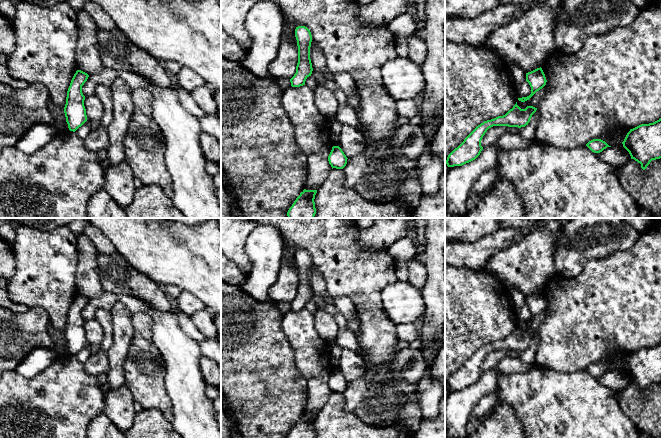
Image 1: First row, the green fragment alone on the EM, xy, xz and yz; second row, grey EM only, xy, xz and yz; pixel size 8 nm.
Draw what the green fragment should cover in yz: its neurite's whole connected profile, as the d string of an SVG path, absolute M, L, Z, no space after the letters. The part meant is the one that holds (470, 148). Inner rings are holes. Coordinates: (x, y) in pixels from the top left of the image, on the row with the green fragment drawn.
M517 102L505 115L484 121L478 125L447 157L448 167L462 166L475 160L483 150L481 140L487 130L493 126L525 127L537 108L527 106L521 109Z

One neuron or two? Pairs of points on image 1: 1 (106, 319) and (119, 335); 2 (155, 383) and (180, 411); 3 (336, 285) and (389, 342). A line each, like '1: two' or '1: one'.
1: two
2: two
3: one

